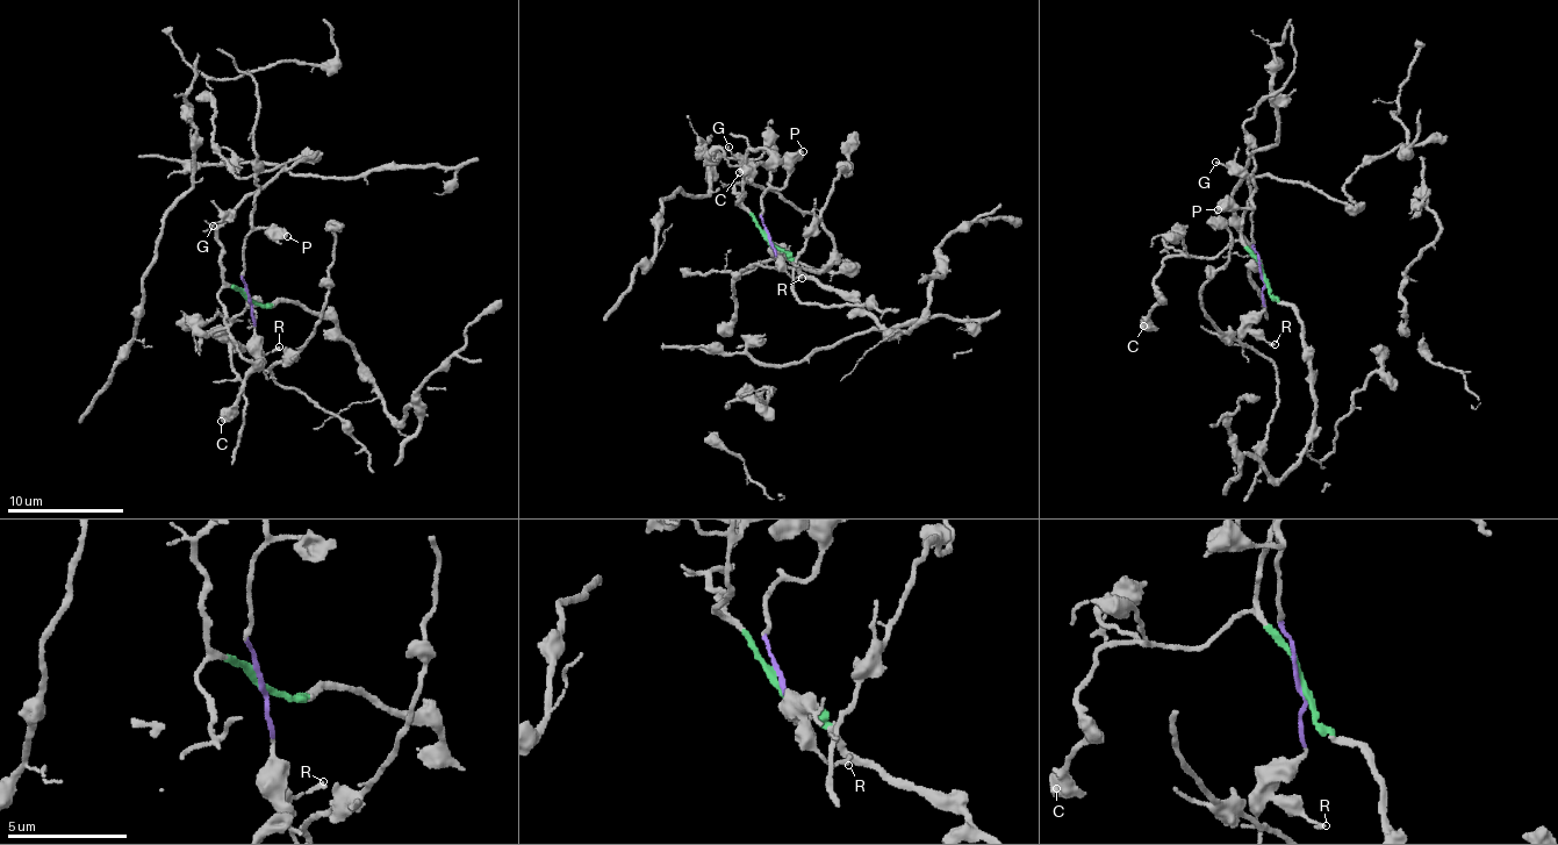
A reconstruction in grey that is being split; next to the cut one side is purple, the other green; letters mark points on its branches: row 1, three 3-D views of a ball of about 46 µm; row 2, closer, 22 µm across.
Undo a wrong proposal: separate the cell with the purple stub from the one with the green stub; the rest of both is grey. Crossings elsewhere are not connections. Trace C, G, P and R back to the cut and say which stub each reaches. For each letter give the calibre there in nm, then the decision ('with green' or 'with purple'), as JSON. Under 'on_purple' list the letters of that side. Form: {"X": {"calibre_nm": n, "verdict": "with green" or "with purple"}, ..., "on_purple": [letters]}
{"C": {"calibre_nm": 600, "verdict": "with green"}, "G": {"calibre_nm": 110, "verdict": "with green"}, "P": {"calibre_nm": 360, "verdict": "with purple"}, "R": {"calibre_nm": 160, "verdict": "with purple"}, "on_purple": ["P", "R"]}

